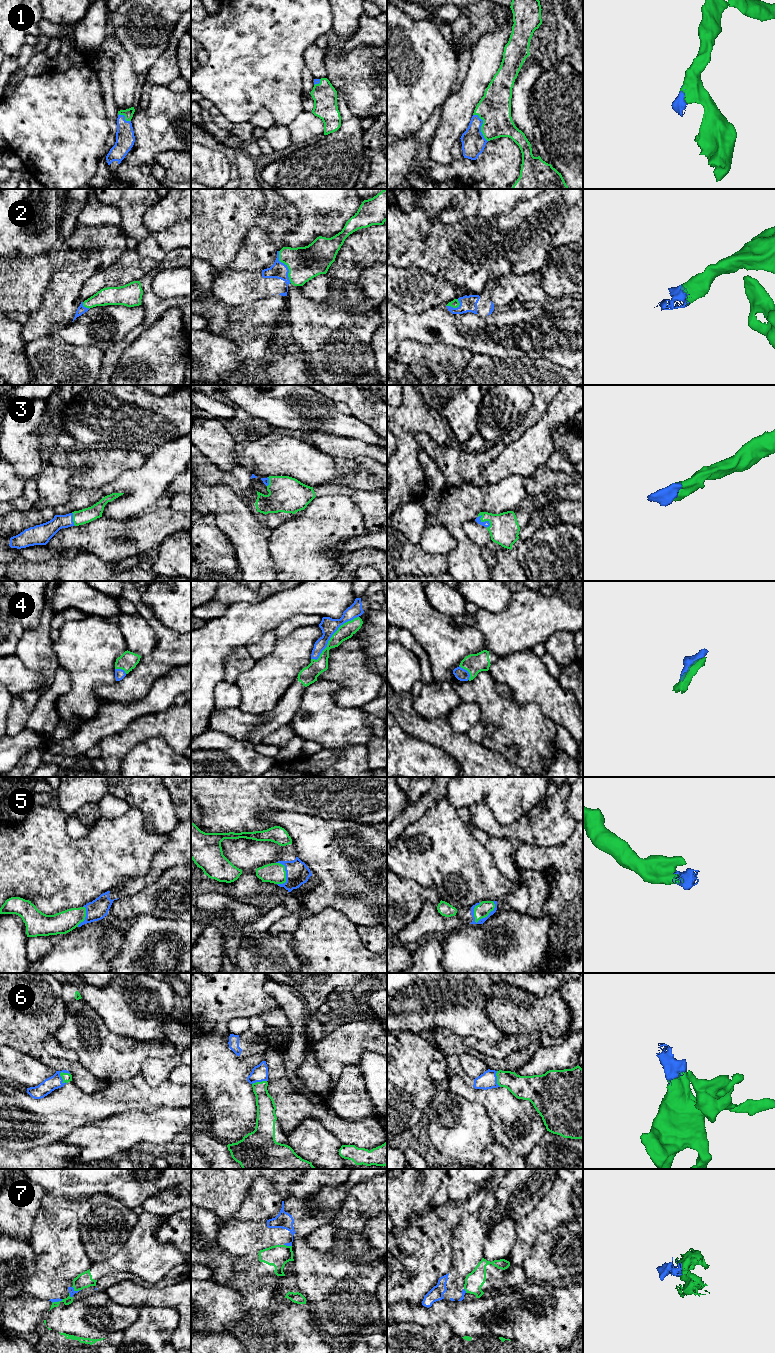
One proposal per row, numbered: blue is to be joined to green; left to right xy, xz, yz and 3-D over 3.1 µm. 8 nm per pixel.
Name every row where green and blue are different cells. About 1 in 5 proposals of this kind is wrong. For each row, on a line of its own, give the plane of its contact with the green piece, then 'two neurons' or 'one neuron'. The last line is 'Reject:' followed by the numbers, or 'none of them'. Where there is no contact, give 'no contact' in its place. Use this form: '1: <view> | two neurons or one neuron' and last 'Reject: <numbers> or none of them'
1: yz | one neuron
2: xz | one neuron
3: yz | one neuron
4: xz | one neuron
5: yz | one neuron
6: xy | one neuron
7: xz | two neurons
Reject: 7

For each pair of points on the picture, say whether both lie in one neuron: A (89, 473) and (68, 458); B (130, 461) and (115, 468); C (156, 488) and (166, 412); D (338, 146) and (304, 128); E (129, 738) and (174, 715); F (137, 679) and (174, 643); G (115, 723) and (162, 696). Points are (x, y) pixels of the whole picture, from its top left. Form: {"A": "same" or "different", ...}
{"A": "same", "B": "same", "C": "different", "D": "different", "E": "same", "F": "same", "G": "same"}

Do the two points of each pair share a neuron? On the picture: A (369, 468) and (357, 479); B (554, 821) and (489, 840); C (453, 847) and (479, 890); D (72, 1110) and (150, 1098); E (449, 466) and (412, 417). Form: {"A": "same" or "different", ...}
{"A": "same", "B": "different", "C": "same", "D": "same", "E": "different"}

